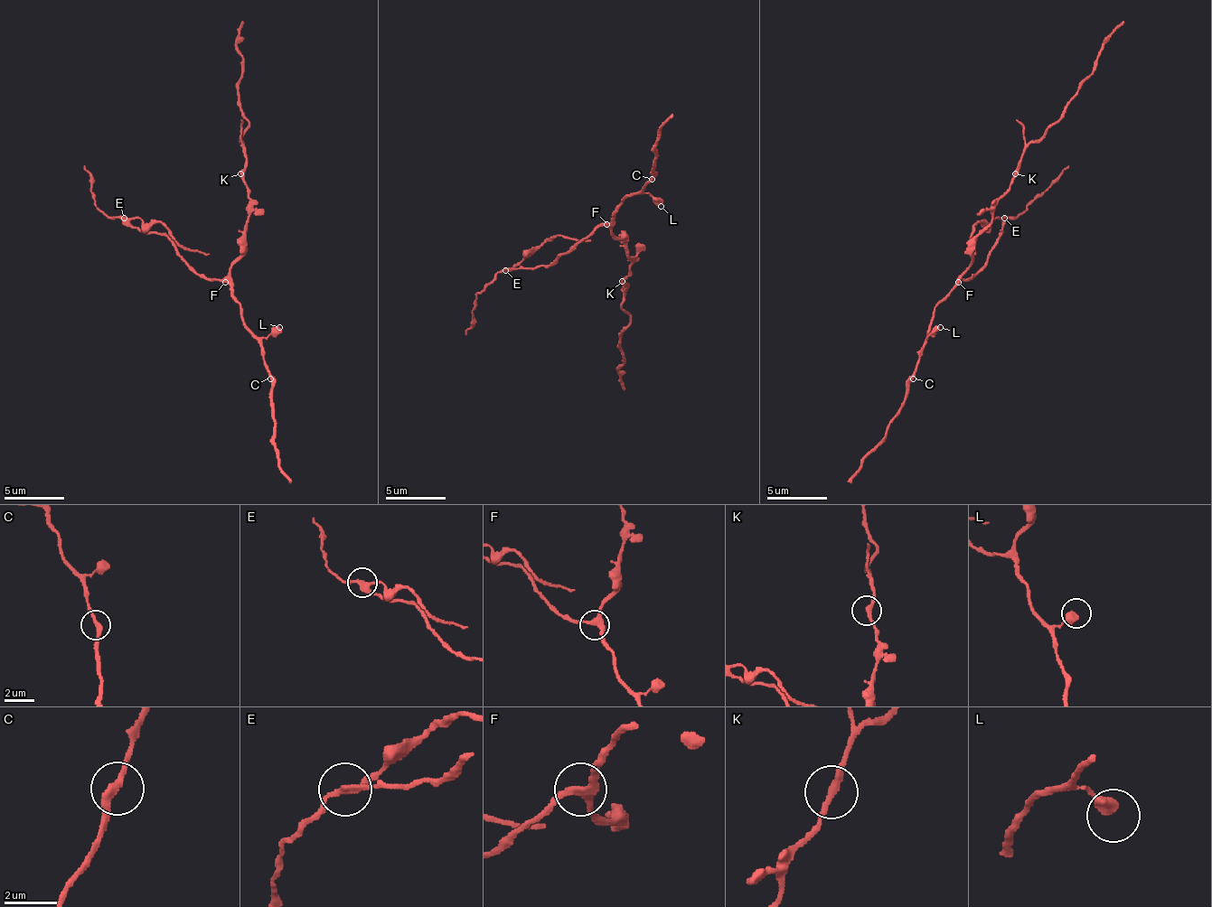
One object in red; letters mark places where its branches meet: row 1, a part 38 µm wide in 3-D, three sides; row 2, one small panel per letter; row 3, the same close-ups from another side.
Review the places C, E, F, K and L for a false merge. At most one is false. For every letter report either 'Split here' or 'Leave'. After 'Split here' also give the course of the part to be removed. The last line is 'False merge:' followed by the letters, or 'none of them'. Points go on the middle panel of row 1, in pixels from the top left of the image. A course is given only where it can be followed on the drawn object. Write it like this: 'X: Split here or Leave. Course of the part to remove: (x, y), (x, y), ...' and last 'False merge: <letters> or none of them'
C: Leave
E: Split here. Course of the part to remove: (504, 269), (513, 269), (546, 238), (561, 236), (592, 242)
F: Leave
K: Leave
L: Leave
False merge: E

